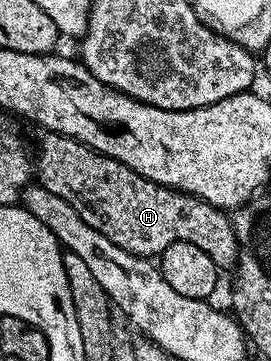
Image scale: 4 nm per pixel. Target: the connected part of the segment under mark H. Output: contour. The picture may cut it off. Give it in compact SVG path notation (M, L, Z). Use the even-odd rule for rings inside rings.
M44 131L39 140L39 157L33 160L33 168L37 173L37 183L50 194L65 199L74 210L94 230L109 238L121 250L134 256L144 258L159 258L171 243L191 242L209 254L219 270L231 270L239 262L239 239L235 236L235 225L232 217L222 208L214 208L196 196L187 192L178 192L175 188L166 188L117 162L113 158L103 156L86 148L68 136L60 136L57 132Z

